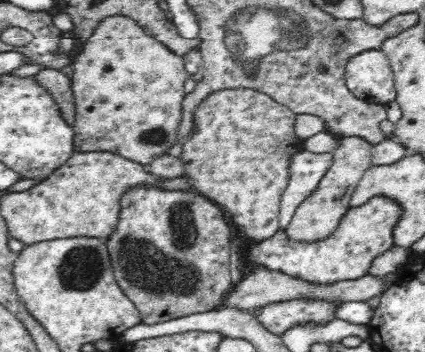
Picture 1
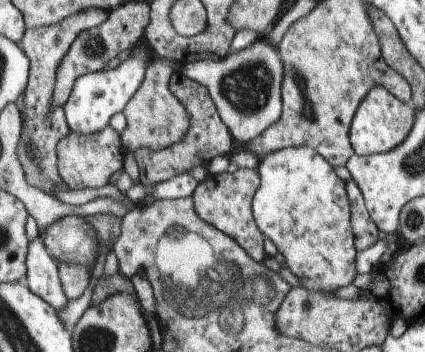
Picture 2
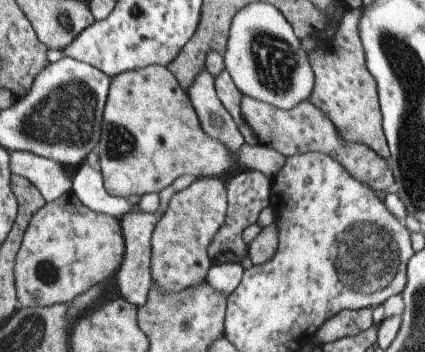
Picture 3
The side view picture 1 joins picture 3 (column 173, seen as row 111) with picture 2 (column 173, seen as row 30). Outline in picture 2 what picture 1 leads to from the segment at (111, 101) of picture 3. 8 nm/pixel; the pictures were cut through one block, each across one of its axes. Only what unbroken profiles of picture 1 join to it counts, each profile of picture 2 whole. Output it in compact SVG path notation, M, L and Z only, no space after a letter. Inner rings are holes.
M153 58L151 64L145 68L145 78L141 86L135 90L135 94L129 98L129 102L121 112L127 120L127 126L121 132L121 144L125 154L135 150L151 150L151 152L167 150L169 146L179 144L187 134L187 130L191 128L187 108L169 90L169 78L175 70L179 70L179 66L181 64L169 62L165 58Z

